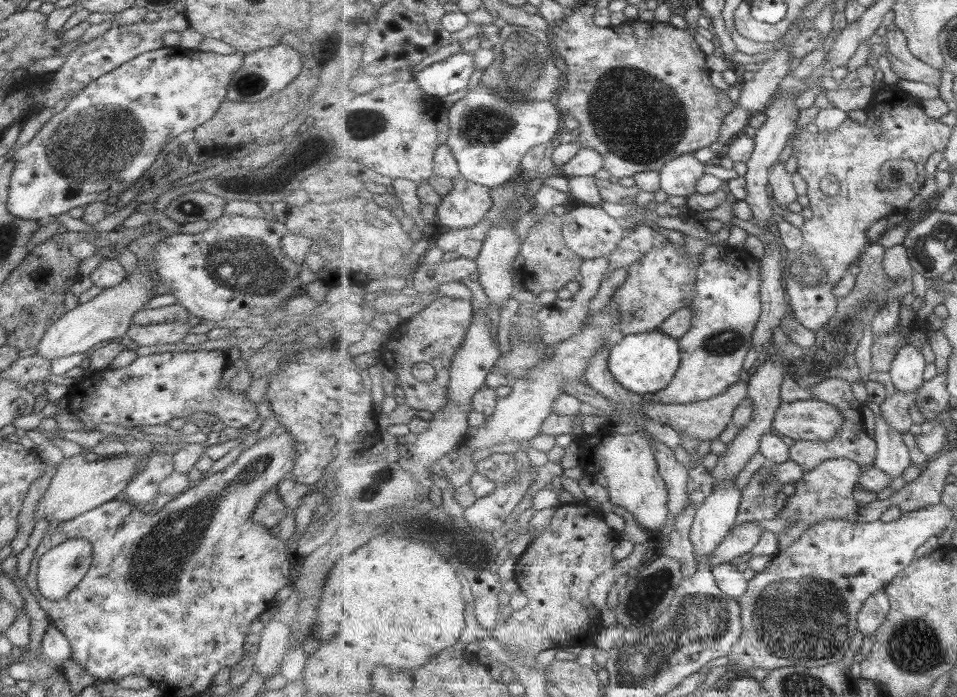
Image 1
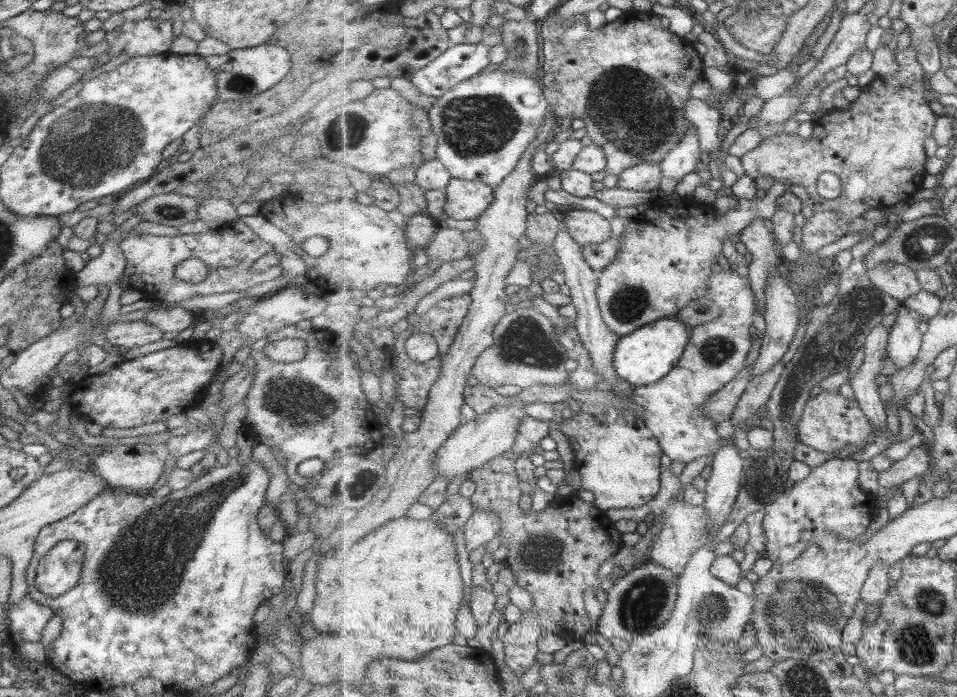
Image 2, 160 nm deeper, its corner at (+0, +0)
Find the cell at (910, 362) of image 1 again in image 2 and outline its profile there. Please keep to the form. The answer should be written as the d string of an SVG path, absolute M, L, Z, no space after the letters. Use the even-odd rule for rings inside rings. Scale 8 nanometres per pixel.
M907 306L898 308L893 325L890 327L887 353L896 369L904 369L919 358L923 334L919 326L923 322L921 313Z

